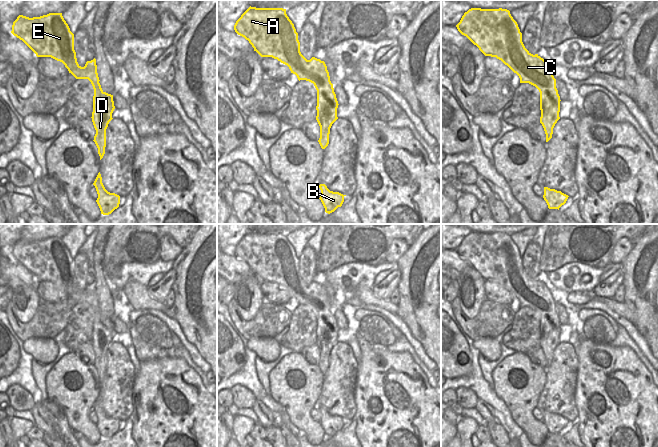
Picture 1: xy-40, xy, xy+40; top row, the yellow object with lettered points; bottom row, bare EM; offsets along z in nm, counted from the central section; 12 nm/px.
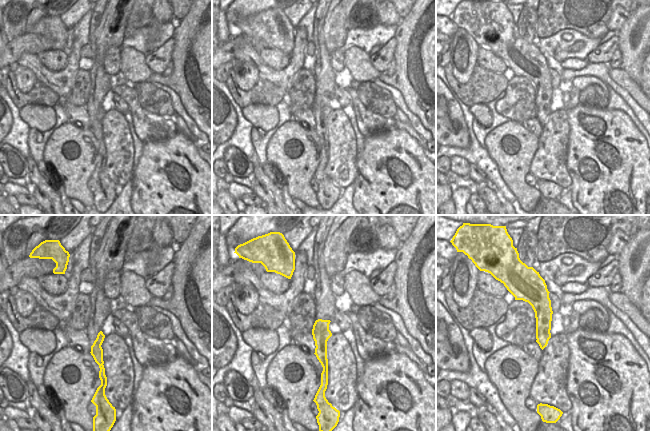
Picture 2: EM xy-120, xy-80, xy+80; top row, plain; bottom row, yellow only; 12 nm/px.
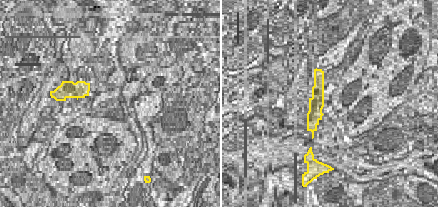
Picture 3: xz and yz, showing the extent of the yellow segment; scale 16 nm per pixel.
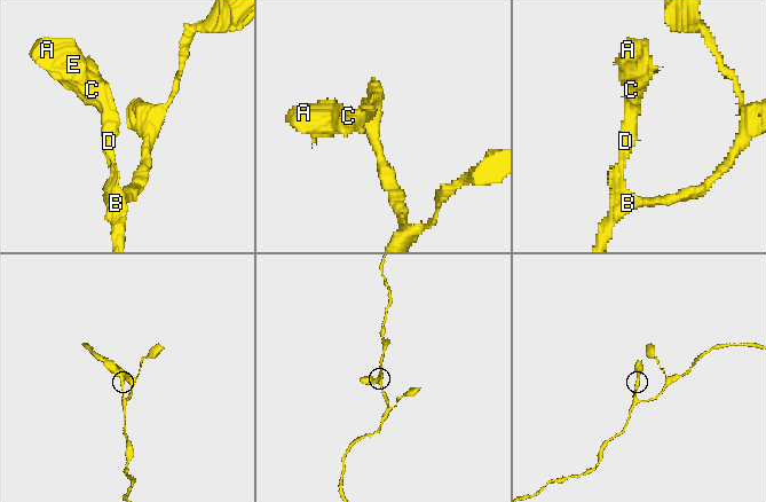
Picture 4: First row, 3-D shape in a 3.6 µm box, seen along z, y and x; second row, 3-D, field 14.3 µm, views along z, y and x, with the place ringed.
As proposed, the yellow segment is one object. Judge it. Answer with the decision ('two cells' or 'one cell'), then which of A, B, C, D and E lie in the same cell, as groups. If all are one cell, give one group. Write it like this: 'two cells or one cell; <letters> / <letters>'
one cell; A B C D E

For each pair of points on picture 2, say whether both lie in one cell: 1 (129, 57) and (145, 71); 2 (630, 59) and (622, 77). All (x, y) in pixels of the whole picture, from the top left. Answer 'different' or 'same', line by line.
1: same
2: different

